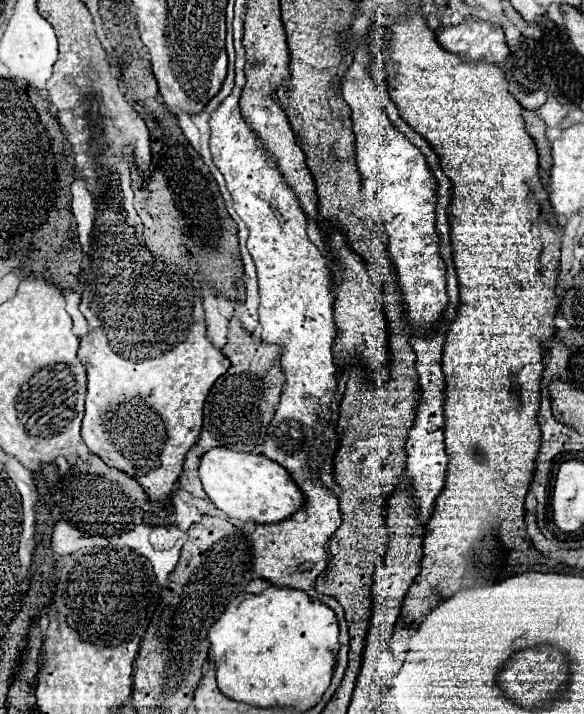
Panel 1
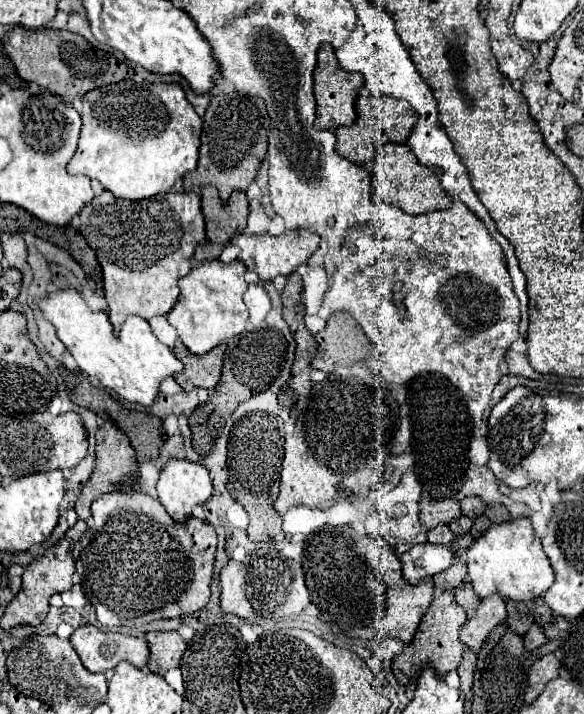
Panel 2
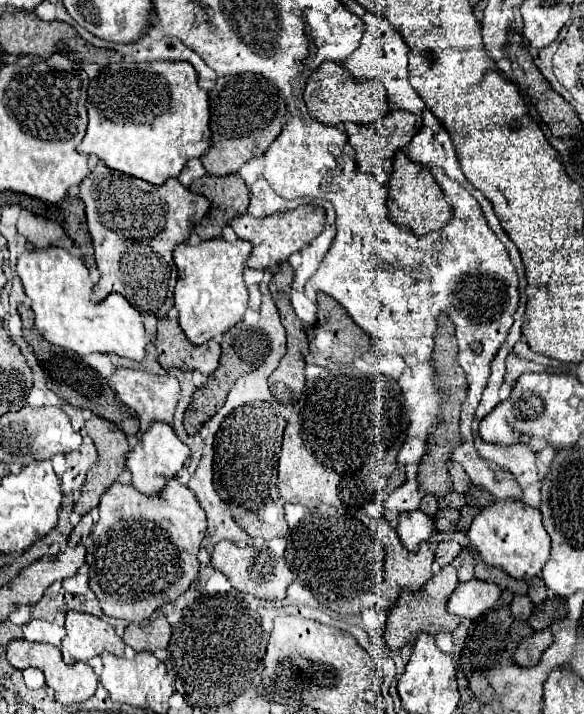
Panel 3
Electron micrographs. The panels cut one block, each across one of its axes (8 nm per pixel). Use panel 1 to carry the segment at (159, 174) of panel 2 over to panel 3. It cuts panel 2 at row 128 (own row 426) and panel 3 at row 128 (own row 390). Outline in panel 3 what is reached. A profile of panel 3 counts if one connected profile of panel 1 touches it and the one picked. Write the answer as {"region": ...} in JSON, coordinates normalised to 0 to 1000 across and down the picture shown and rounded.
{"region":[[[202,87],[202,90],[185,90],[178,95],[171,95],[168,106],[154,112],[151,118],[151,182],[147,182],[147,190],[144,196],[137,199],[134,210],[137,216],[161,216],[168,218],[188,238],[199,238],[199,241],[209,241],[209,244],[219,244],[219,246],[233,246],[247,255],[257,255],[264,261],[274,261],[281,258],[288,249],[301,249],[312,235],[318,232],[318,227],[325,221],[342,221],[356,207],[360,207],[360,148],[356,148],[356,129],[346,126],[339,120],[339,104],[336,98],[329,98],[329,92],[322,87],[247,87],[247,90],[229,90],[226,95],[212,95],[212,87]]]}

